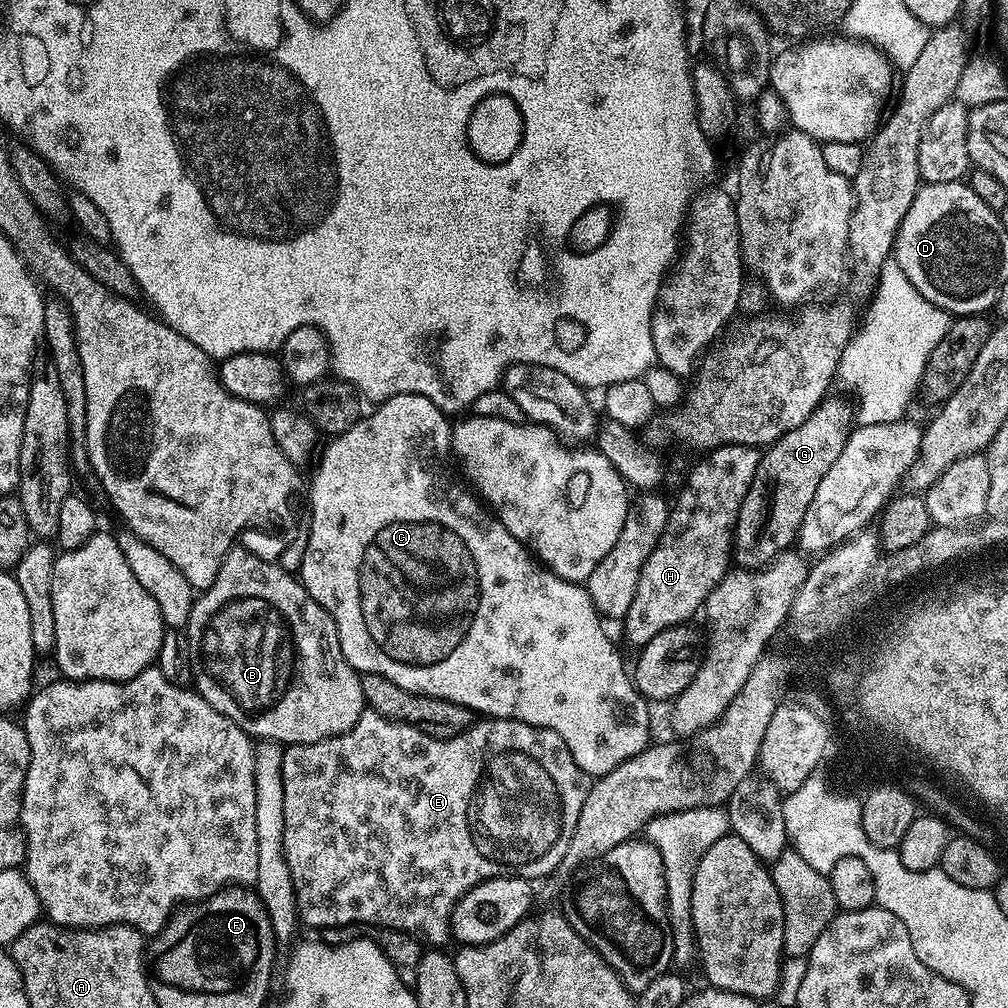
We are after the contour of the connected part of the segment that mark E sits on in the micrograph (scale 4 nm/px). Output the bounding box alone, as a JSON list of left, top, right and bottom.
[282,710,590,946]

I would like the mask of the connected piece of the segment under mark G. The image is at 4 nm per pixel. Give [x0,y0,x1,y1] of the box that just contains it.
[734,394,854,570]

